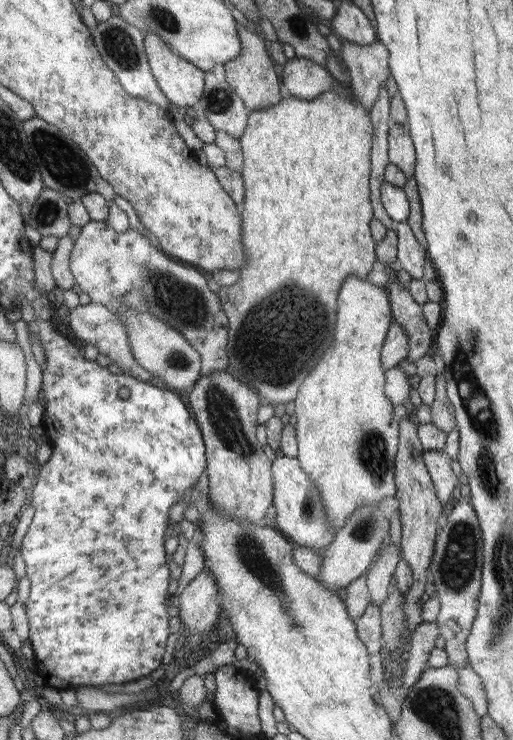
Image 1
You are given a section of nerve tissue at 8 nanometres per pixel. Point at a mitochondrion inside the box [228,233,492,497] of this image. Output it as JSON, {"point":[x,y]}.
{"point":[271,353]}

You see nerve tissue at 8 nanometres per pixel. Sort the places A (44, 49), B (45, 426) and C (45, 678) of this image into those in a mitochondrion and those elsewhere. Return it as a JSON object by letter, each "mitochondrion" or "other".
{"A":"other","B":"other","C":"other"}

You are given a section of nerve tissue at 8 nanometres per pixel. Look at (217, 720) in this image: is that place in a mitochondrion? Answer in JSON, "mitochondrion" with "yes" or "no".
{"mitochondrion":"no"}

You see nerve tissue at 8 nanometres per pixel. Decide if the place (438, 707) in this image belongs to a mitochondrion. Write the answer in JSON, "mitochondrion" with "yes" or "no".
{"mitochondrion":"yes"}

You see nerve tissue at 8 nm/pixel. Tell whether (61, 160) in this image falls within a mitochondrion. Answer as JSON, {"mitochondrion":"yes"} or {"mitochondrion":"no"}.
{"mitochondrion":"yes"}

